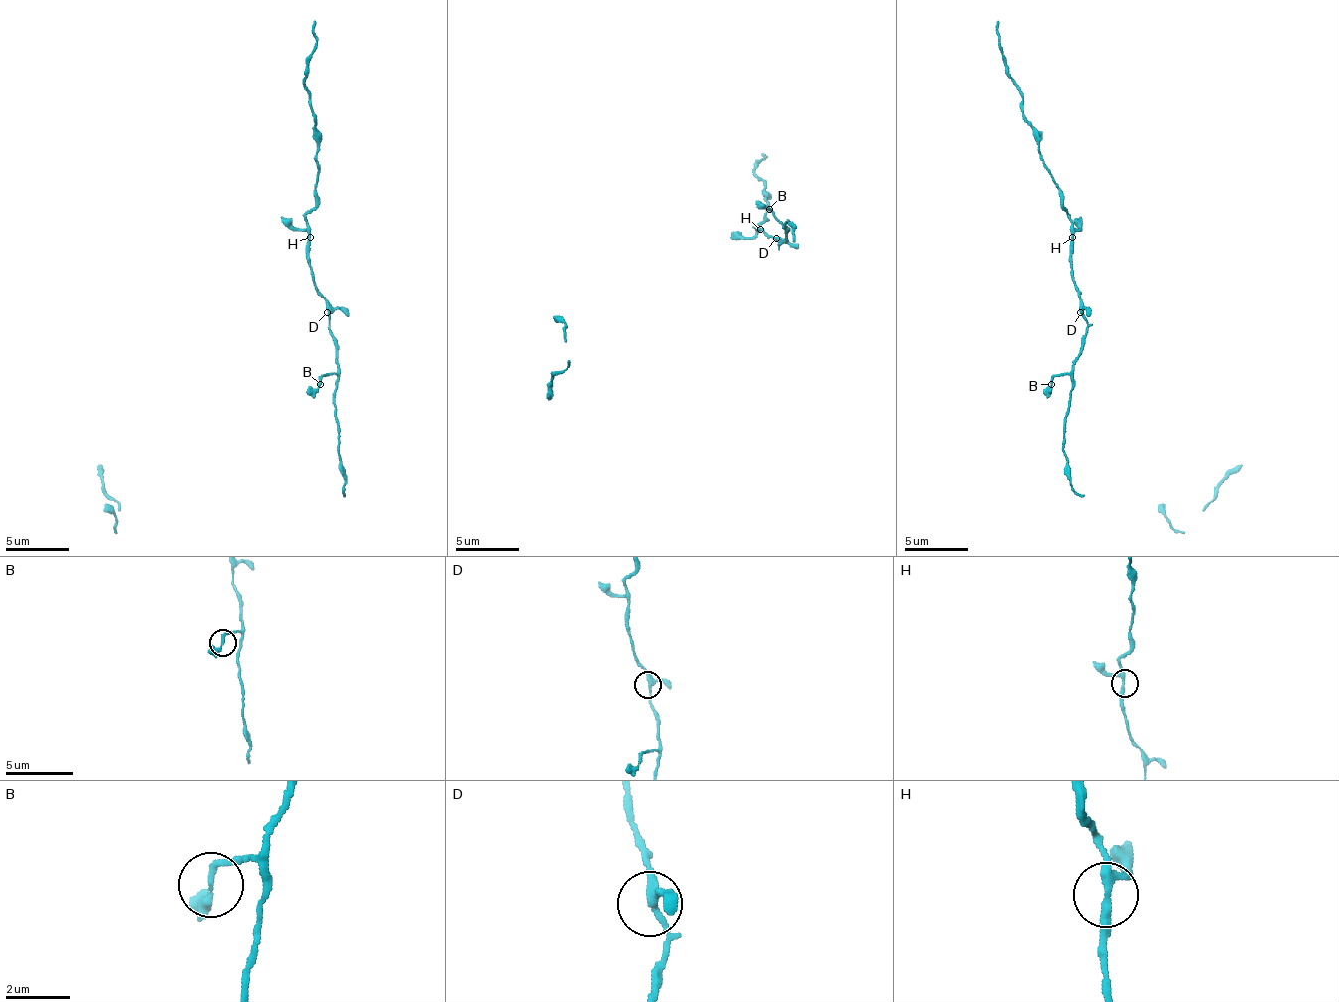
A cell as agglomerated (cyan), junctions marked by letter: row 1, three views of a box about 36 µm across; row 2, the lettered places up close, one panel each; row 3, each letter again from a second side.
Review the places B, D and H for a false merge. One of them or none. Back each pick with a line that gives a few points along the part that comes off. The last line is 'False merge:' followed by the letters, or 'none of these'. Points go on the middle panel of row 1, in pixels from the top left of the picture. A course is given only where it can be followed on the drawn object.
False merge: none of these

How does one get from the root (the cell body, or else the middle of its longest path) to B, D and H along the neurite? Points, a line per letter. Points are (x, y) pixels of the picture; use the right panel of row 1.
B: (1071, 394), (1071, 378), (1068, 375), (1055, 375), (1052, 385)
D: (1071, 394), (1071, 363), (1080, 350), (1080, 337), (1087, 331), (1087, 318), (1080, 312)
H: (1071, 394), (1071, 363), (1080, 350), (1080, 337), (1087, 331), (1083, 303), (1071, 271), (1071, 236)

